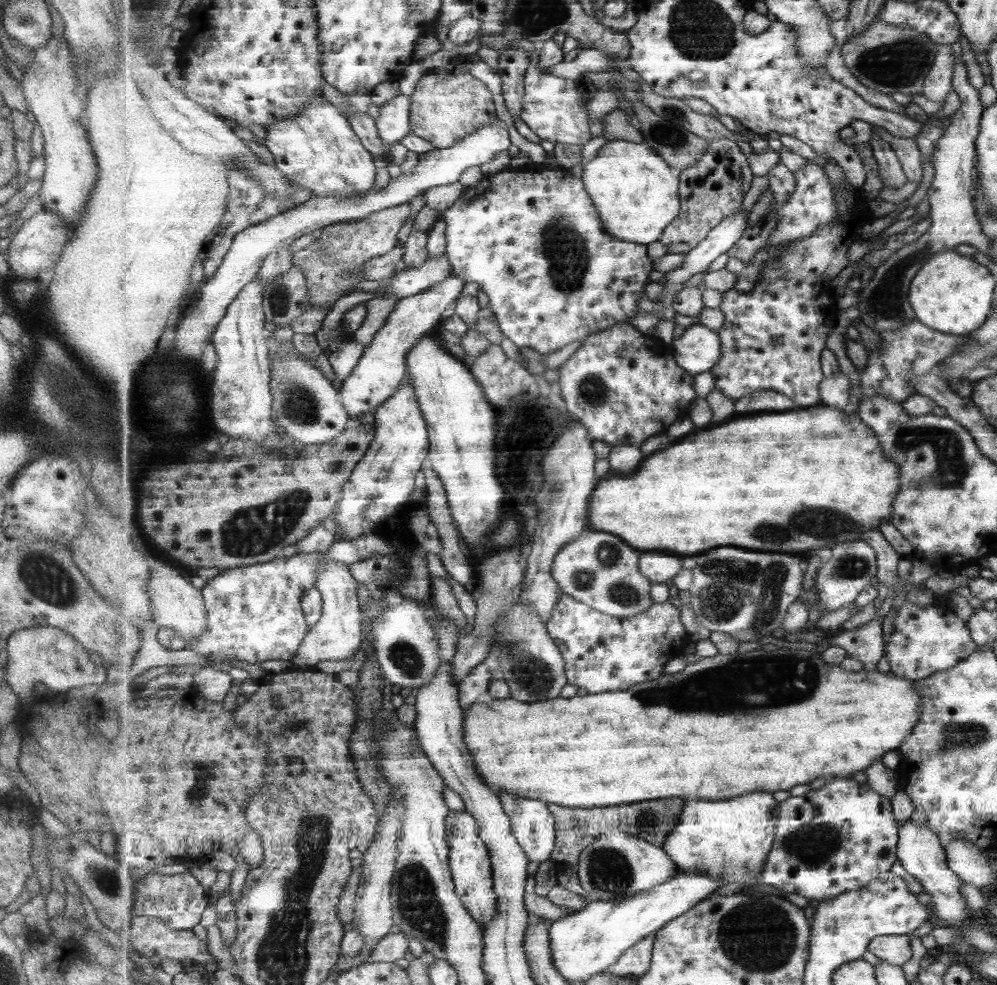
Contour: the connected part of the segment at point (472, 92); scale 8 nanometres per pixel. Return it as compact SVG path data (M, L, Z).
M446 69L427 72L418 82L412 98L412 132L439 149L455 146L463 137L493 123L496 118L493 94L469 71L452 74Z

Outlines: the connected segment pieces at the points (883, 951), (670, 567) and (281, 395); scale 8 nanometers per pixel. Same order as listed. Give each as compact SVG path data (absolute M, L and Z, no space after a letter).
M909 935L879 936L872 941L868 951L877 956L882 962L902 967L913 958Z
M643 552L640 558L641 572L653 584L665 584L673 580L683 569L683 560L669 553Z
M269 332L270 355L272 356L271 392L274 396L273 412L283 431L295 442L306 445L327 443L337 438L353 424L344 406L340 390L333 387L311 362L304 360L292 344L276 344Z

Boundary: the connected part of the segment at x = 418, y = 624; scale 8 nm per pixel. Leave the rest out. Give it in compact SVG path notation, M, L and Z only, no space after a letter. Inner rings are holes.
M407 598L397 607L389 607L381 617L375 618L373 642L384 678L391 685L421 689L436 677L442 665L441 647L427 609L424 603Z

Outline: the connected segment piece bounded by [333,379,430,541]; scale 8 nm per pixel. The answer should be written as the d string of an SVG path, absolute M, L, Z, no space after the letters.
M406 380L400 389L387 402L373 413L376 422L376 437L371 443L365 459L358 464L349 482L345 483L345 494L341 504L337 504L336 516L339 540L351 541L365 535L367 532L379 532L397 517L403 506L409 503L411 494L418 488L420 475L428 464L430 453L430 438L427 420L424 419L423 409L417 400L416 388L412 380Z

